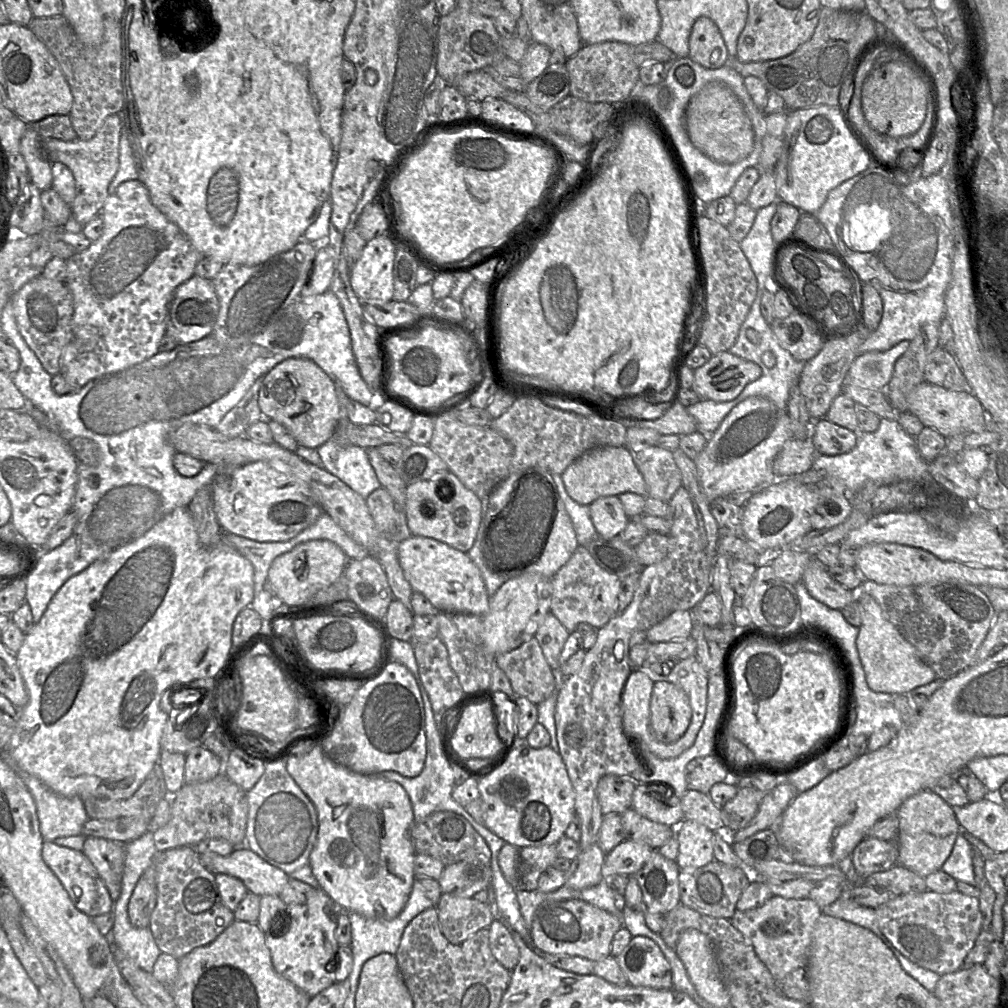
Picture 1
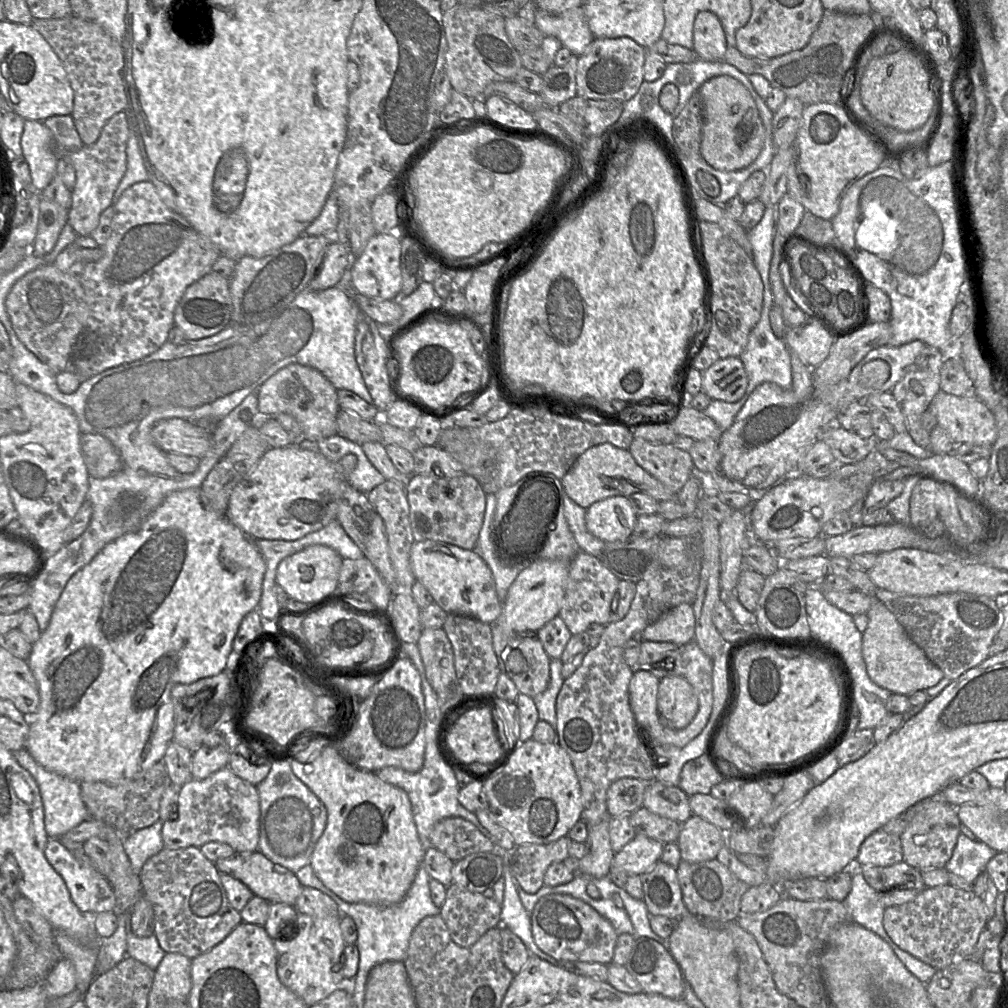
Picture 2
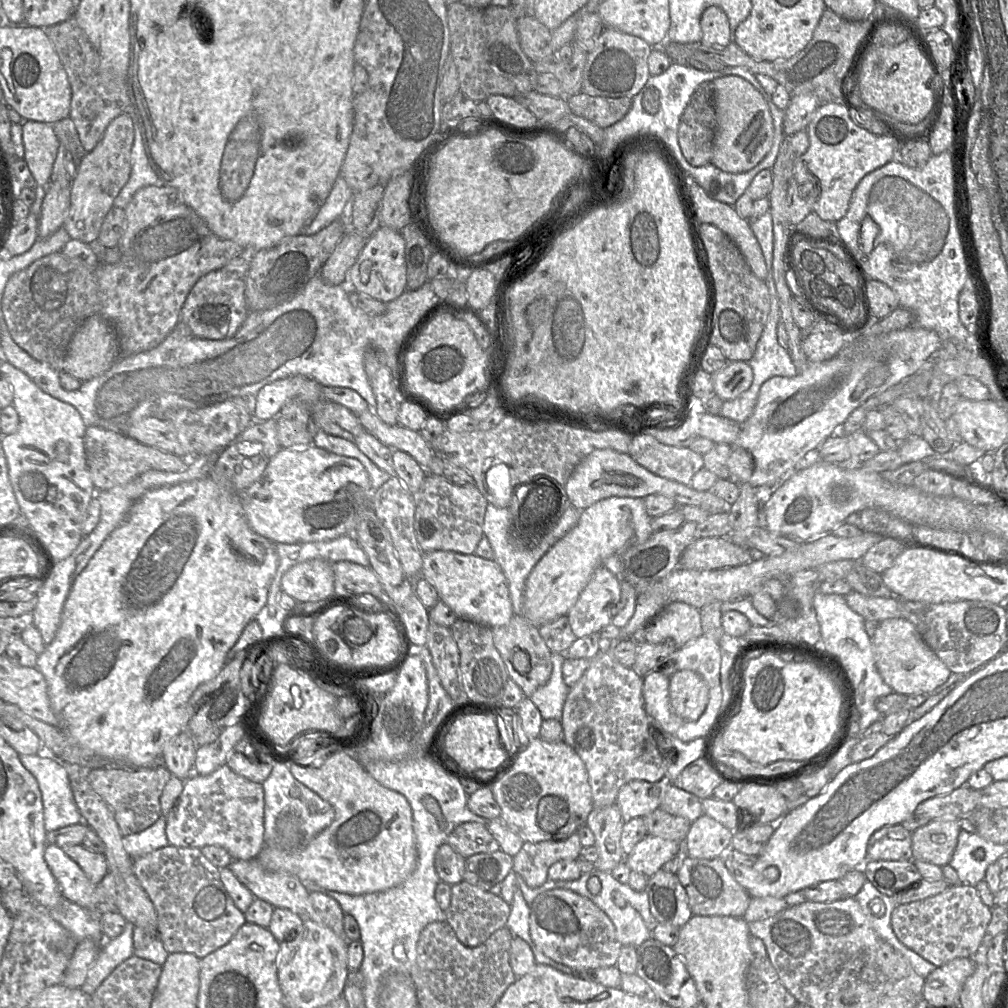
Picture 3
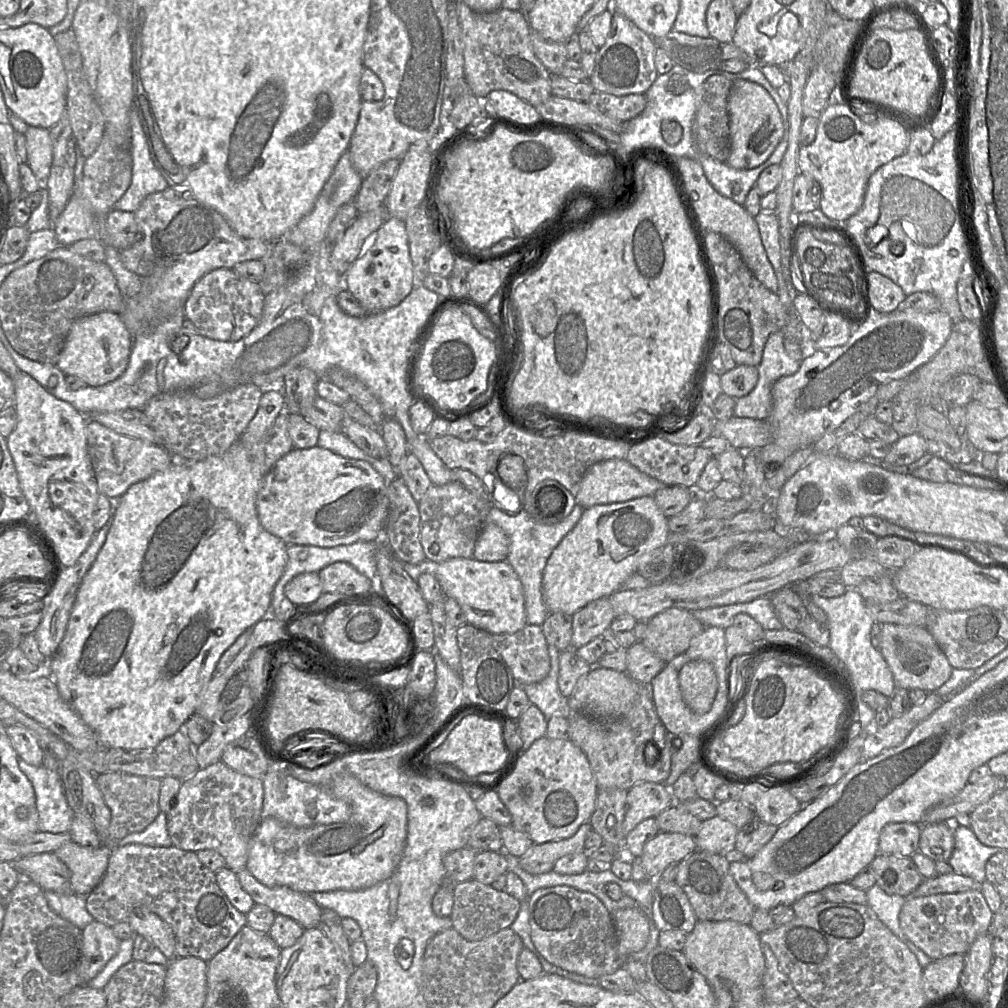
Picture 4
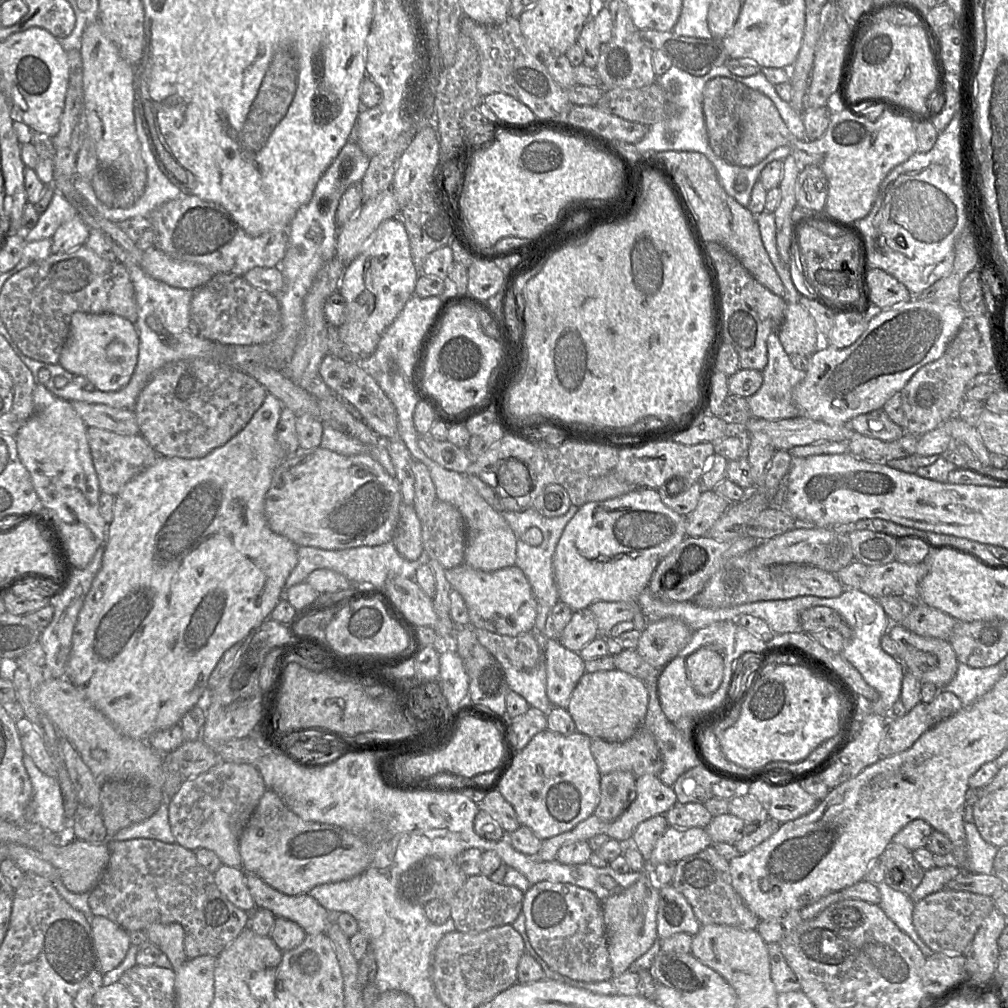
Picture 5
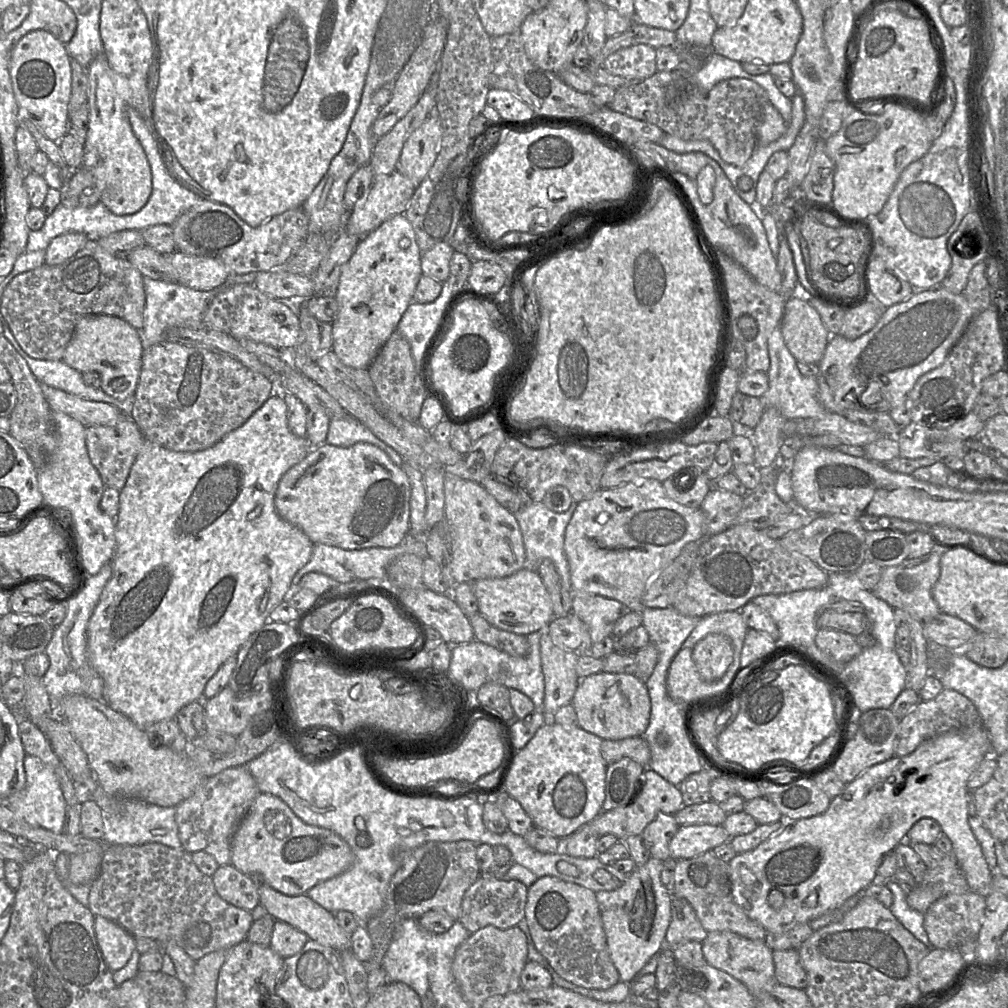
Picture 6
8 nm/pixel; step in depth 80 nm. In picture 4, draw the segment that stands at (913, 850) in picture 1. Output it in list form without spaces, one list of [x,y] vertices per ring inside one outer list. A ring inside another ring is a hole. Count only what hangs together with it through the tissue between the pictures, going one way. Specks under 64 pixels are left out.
[[[951,823],[923,825],[919,852],[933,861],[948,861],[953,853],[955,837]]]

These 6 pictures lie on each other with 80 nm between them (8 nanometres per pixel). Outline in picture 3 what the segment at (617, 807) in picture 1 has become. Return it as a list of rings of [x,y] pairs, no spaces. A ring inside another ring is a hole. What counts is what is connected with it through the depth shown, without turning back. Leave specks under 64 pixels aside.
[[[632,780],[618,791],[616,804],[624,822],[635,817],[645,817],[659,809],[662,801],[663,783]]]

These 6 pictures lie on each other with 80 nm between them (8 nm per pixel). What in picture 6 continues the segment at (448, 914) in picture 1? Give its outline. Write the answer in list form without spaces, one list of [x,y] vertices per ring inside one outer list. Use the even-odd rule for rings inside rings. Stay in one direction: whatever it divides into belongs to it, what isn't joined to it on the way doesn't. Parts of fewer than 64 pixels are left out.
[[[480,876],[463,897],[462,913],[458,921],[471,934],[487,926],[499,929],[514,927],[525,917],[528,888],[518,880],[498,880],[493,876]]]

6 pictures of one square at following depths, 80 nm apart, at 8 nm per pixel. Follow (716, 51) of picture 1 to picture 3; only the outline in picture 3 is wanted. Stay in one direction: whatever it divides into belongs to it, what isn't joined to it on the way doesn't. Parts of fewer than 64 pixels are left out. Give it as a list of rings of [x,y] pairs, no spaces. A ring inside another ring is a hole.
[[[707,7],[701,15],[700,26],[702,44],[717,49],[723,49],[730,44],[731,30],[728,17],[720,7]]]

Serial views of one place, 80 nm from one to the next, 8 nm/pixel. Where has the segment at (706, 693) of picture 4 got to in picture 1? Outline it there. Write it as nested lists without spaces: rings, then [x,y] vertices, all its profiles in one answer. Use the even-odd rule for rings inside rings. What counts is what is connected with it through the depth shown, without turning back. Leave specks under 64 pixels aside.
[[[667,681],[653,684],[650,699],[650,726],[655,738],[665,744],[682,737],[692,718],[692,709],[686,693]]]

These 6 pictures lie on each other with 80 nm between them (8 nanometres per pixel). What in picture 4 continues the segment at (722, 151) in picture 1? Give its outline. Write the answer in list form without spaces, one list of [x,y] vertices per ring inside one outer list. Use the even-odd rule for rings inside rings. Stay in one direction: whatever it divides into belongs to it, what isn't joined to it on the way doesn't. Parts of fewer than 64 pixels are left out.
[[[745,79],[732,82],[727,102],[731,150],[726,163],[738,170],[749,170],[764,163],[786,134],[786,125],[771,95],[759,84]]]

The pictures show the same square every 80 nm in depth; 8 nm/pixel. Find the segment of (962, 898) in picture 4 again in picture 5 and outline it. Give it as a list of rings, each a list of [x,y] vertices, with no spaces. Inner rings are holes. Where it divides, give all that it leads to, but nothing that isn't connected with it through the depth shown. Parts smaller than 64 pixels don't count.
[[[943,889],[915,903],[913,924],[920,938],[934,952],[965,955],[979,927],[993,909],[994,902],[990,896]]]

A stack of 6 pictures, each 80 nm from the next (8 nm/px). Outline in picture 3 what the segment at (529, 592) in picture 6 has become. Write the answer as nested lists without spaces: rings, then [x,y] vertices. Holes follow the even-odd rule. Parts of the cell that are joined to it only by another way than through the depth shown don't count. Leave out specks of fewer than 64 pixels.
[[[451,551],[423,553],[421,576],[435,587],[440,601],[444,602],[458,619],[493,629],[507,625],[514,616],[506,577],[494,560]]]

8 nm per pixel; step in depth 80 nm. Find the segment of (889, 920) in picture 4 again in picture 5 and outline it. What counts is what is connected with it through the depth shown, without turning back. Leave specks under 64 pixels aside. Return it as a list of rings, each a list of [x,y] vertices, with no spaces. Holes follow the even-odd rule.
[[[884,882],[876,884],[881,900],[878,906],[900,930],[907,934],[919,947],[925,957],[930,957],[934,951],[920,938],[913,924],[915,903],[900,891],[894,890]]]

